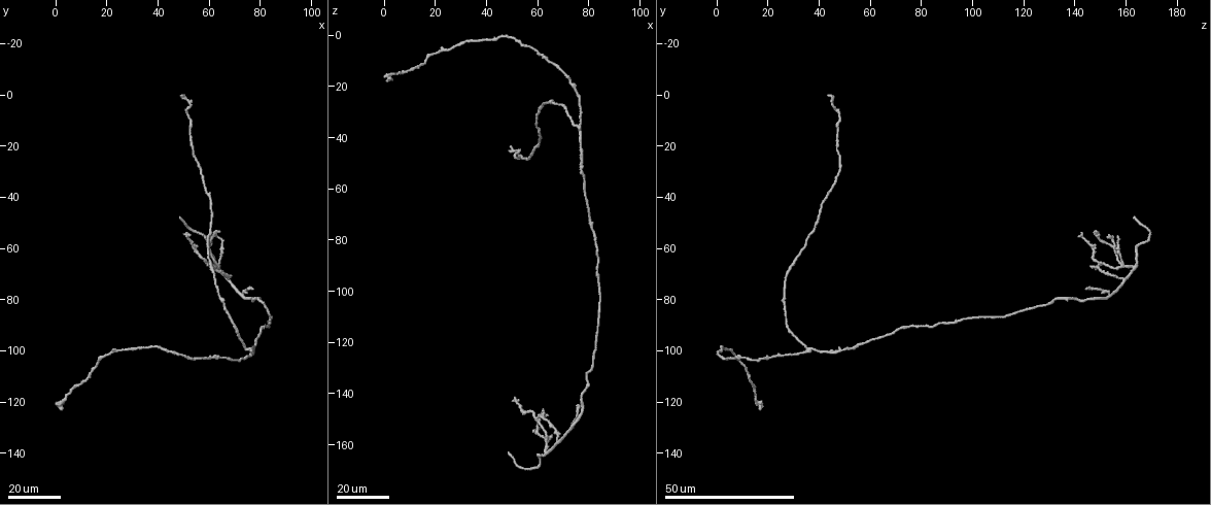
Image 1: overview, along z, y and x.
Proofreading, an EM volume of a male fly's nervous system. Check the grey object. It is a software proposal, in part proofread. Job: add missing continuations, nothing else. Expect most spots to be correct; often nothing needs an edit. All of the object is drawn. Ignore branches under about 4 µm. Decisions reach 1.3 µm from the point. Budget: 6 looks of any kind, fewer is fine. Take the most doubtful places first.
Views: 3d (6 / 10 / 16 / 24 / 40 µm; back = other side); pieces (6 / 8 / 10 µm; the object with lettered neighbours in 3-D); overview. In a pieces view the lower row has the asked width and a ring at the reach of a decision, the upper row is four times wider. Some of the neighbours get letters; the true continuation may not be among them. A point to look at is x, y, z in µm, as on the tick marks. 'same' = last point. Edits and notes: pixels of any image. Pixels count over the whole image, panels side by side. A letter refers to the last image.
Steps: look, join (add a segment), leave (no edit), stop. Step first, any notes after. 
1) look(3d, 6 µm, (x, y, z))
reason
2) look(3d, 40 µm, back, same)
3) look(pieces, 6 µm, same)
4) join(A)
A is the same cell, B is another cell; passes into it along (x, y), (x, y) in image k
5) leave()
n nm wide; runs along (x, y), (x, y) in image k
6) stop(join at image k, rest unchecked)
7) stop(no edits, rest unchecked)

look(3d, 16 µm, (48, 48, 164))

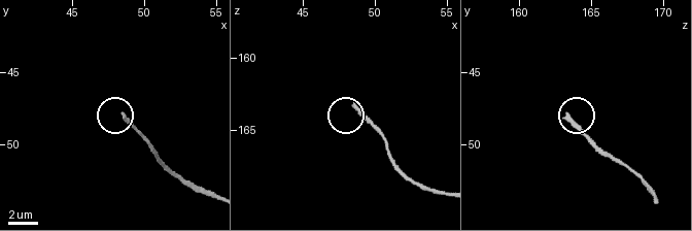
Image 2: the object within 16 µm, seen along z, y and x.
look(3d, 6 µm, (48.4, 48.2, 163.2))

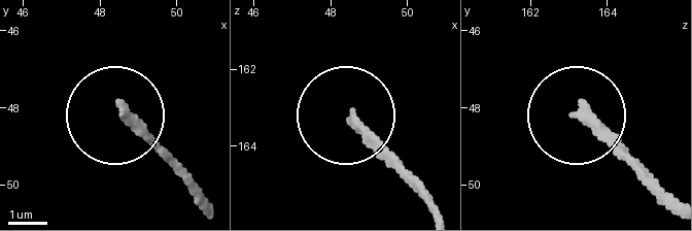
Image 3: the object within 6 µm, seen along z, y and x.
look(pieces, 10 µm, (48.55, 48.25, 163.15))

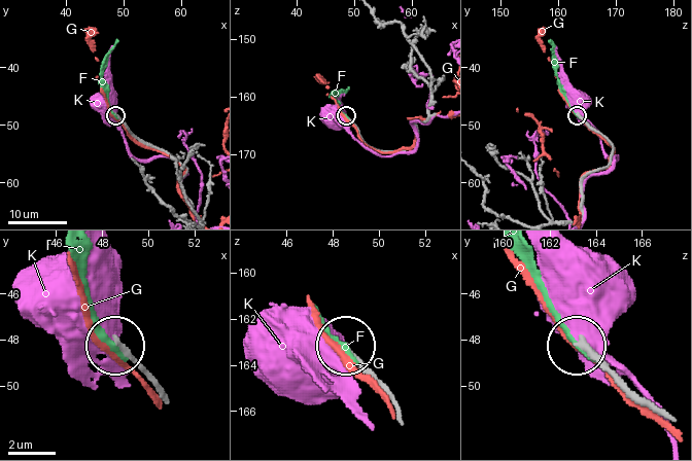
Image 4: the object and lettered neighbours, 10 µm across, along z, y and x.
leave()
230 nm wide; F, G and K are other cells; runs along (398, 405), (347, 349) in image 4; none of them fits

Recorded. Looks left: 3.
look(3d, 16 µm, (49, 0, 43))
end of a long branch

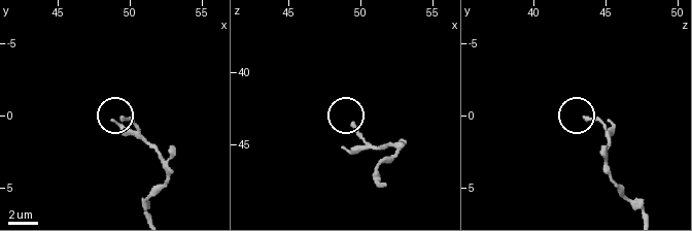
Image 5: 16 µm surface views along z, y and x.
look(pieces, 8 µm, (49.4, 0.4, 43.8))

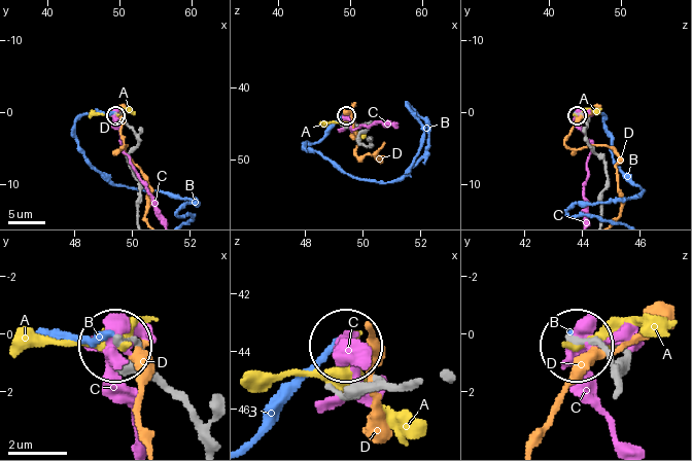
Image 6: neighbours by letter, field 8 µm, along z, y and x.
leave()
240 nm wide; A, B, C and D are other cells; runs along (616, 389), (609, 359), (582, 345) in image 6; none of them fits

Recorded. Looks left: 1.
stop(no edits, rest unchecked)

